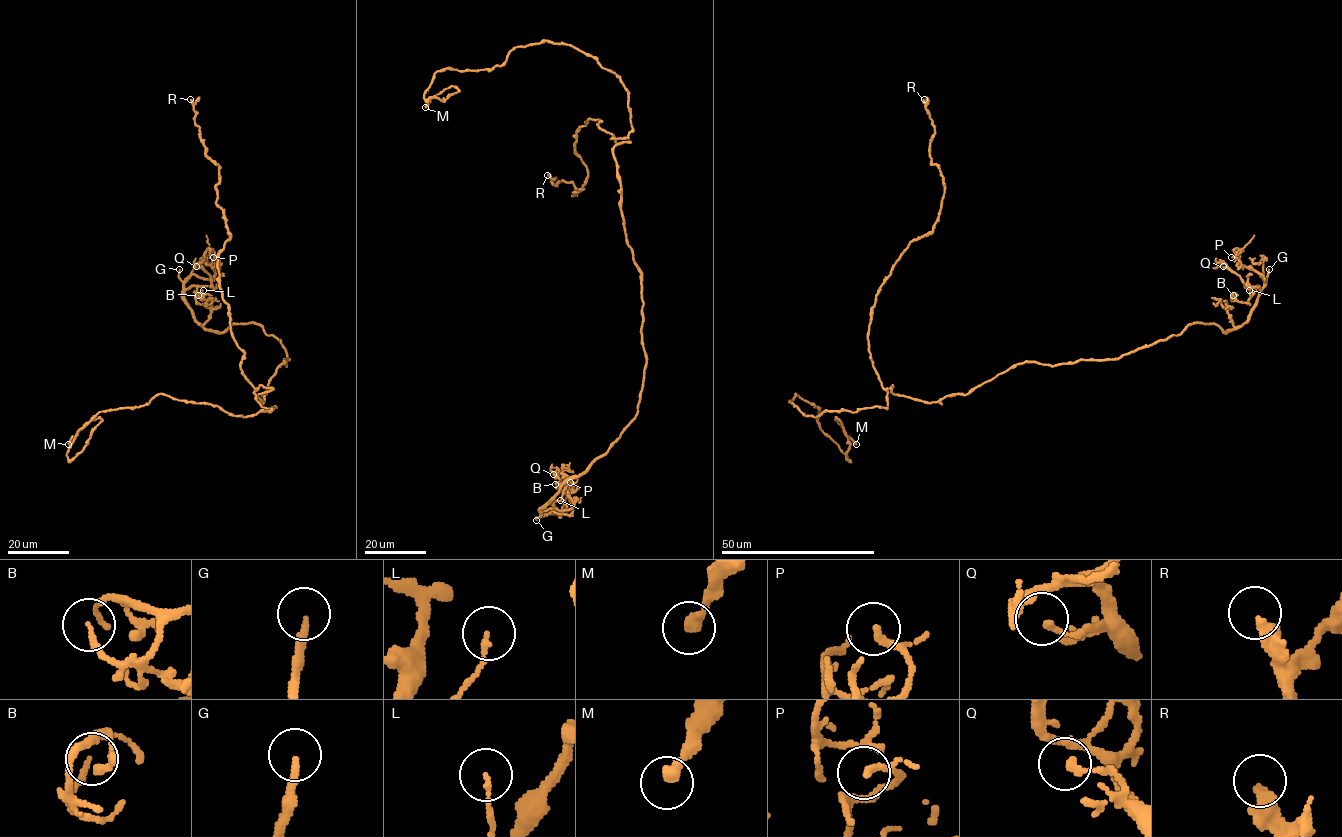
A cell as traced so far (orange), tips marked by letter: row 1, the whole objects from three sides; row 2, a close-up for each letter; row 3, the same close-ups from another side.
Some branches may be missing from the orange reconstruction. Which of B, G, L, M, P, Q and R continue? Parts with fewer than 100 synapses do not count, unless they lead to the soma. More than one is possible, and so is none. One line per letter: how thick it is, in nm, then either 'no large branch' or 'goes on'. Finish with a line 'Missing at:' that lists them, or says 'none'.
B: 150 nm thick; no large branch
G: 200 nm thick; goes on
L: 130 nm thick; no large branch
M: 340 nm thick; no large branch
P: 150 nm thick; no large branch
Q: 170 nm thick; no large branch
R: 400 nm thick; no large branch
Missing at: G

